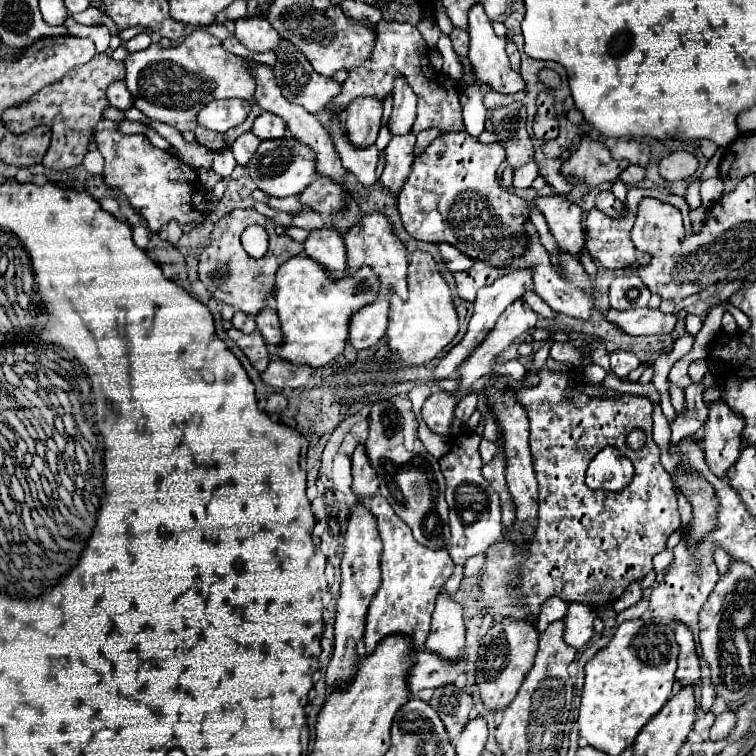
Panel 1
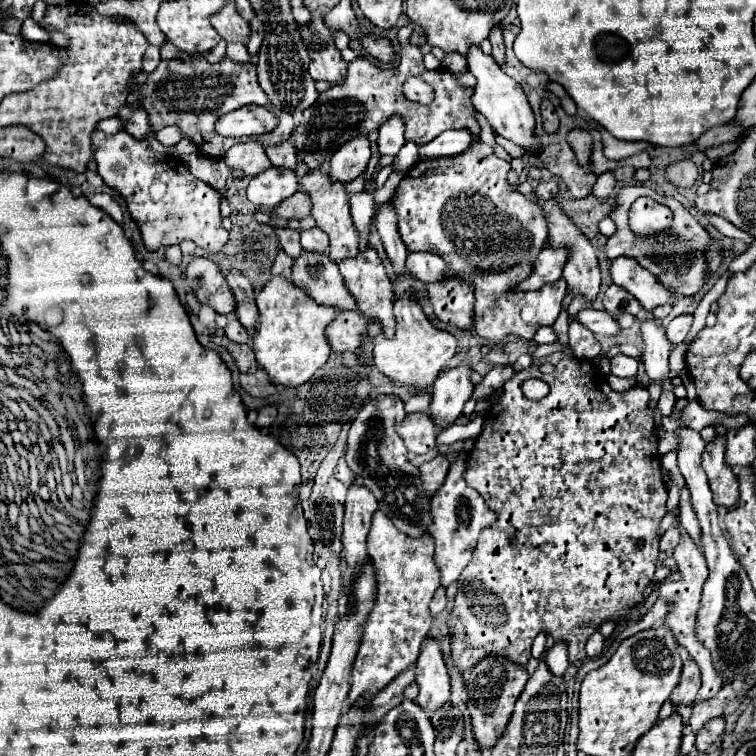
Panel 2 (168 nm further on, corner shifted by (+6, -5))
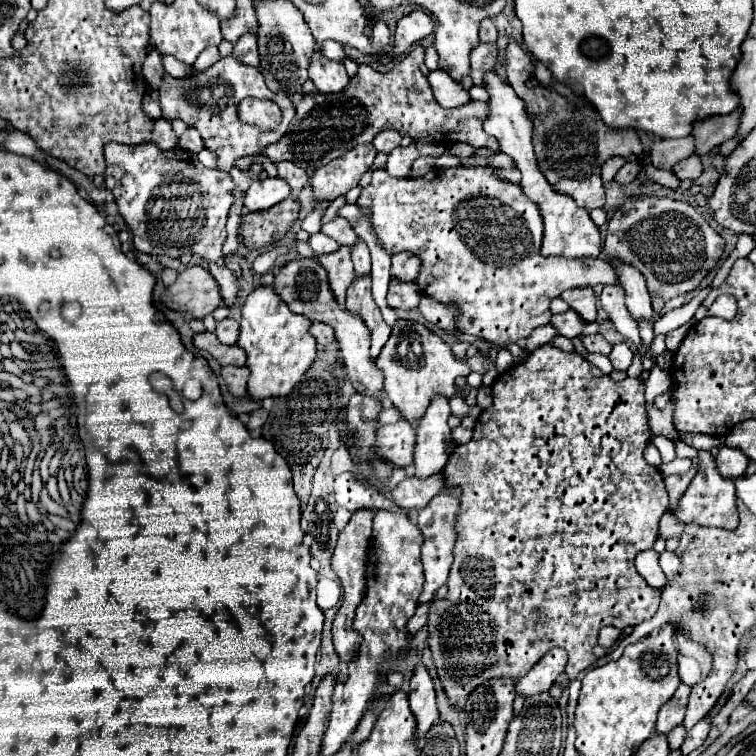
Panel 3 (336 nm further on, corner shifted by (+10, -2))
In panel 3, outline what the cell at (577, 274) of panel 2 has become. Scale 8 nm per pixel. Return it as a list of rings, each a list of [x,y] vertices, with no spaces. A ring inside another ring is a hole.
[[[591,286],[565,290],[561,294],[561,300],[565,300],[583,320],[587,320],[587,322],[595,320],[597,310],[595,310],[595,296],[593,296],[593,288]]]

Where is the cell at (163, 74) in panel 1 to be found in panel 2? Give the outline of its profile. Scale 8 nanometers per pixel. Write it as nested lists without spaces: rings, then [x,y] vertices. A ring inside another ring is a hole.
[[[191,57],[191,59],[185,59],[185,61],[161,61],[159,67],[149,75],[149,81],[145,83],[145,87],[141,89],[141,109],[145,109],[149,115],[151,115],[151,125],[155,131],[167,127],[167,125],[177,125],[183,129],[185,137],[191,139],[197,147],[201,147],[201,151],[209,157],[223,157],[237,141],[243,143],[243,141],[261,141],[265,147],[269,145],[279,145],[281,141],[287,141],[295,129],[295,121],[293,121],[293,115],[289,113],[279,113],[275,111],[279,117],[281,117],[281,125],[269,133],[269,135],[255,135],[255,137],[239,137],[239,139],[233,139],[233,137],[221,137],[217,131],[215,131],[215,121],[217,117],[221,117],[221,113],[229,113],[233,109],[239,109],[243,105],[263,105],[263,107],[269,107],[269,99],[265,97],[265,91],[261,89],[259,81],[257,81],[257,71],[255,71],[255,63],[235,63],[231,59],[223,59],[221,63],[207,63],[205,57]]]

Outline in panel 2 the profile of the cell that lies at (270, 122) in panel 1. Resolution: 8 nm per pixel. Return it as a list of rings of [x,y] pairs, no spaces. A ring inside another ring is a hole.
[[[285,141],[275,147],[267,147],[267,157],[271,159],[273,167],[283,167],[283,169],[293,169],[297,171],[297,153],[291,145],[291,141]]]

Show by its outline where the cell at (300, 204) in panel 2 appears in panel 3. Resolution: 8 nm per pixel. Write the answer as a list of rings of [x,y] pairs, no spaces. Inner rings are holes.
[[[287,198],[285,202],[279,202],[269,210],[245,214],[239,228],[239,236],[249,248],[261,248],[285,236],[291,224],[297,220],[297,216],[299,216],[299,202]]]

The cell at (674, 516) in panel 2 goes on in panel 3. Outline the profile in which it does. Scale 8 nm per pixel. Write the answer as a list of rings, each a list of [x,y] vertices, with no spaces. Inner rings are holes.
[[[701,450],[699,452],[699,470],[695,474],[695,478],[691,480],[689,488],[685,490],[685,494],[679,498],[675,510],[671,512],[681,524],[701,524],[701,526],[717,526],[717,528],[735,528],[739,522],[737,516],[737,506],[735,506],[735,486],[733,480],[723,478],[715,466],[715,458],[711,456],[711,452]]]

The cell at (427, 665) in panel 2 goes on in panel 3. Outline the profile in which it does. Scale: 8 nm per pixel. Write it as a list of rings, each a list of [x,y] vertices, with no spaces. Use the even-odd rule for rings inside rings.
[[[423,664],[417,666],[413,678],[409,680],[407,696],[411,712],[417,718],[417,736],[423,736],[429,730],[429,726],[439,718],[433,678]]]

